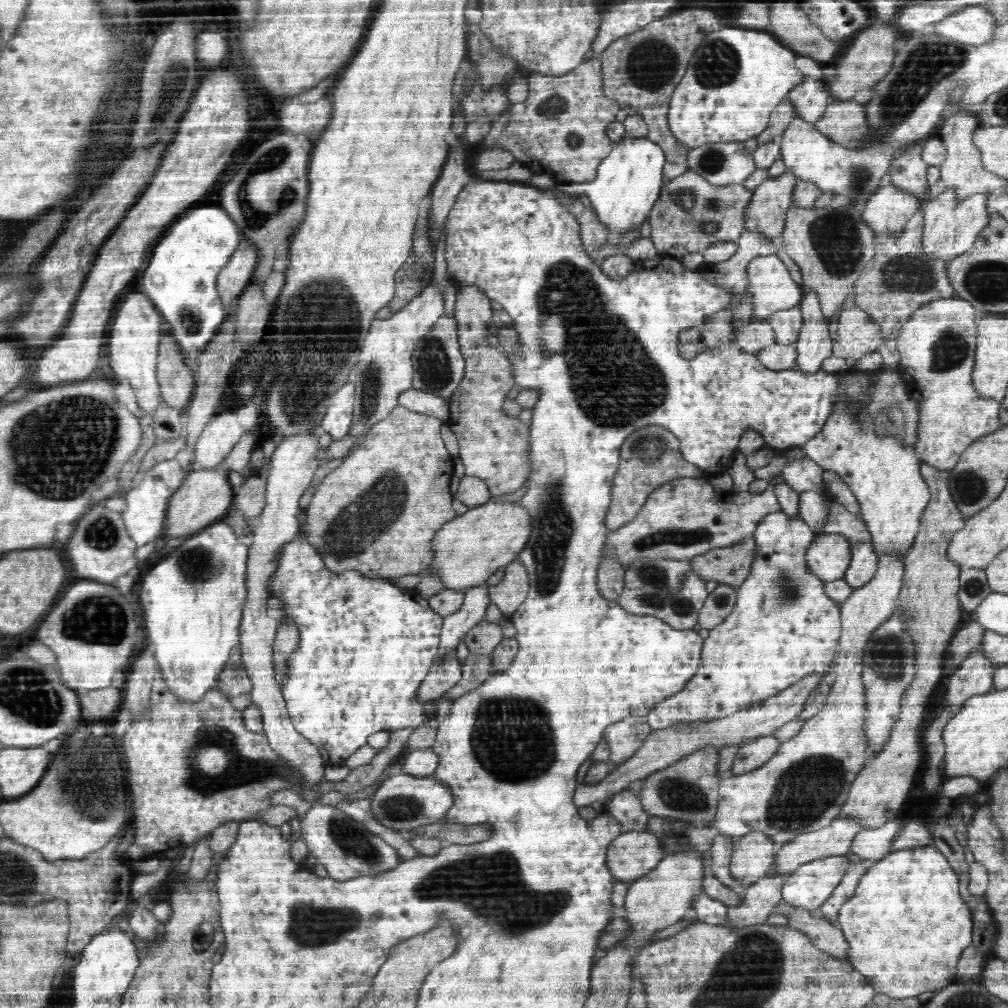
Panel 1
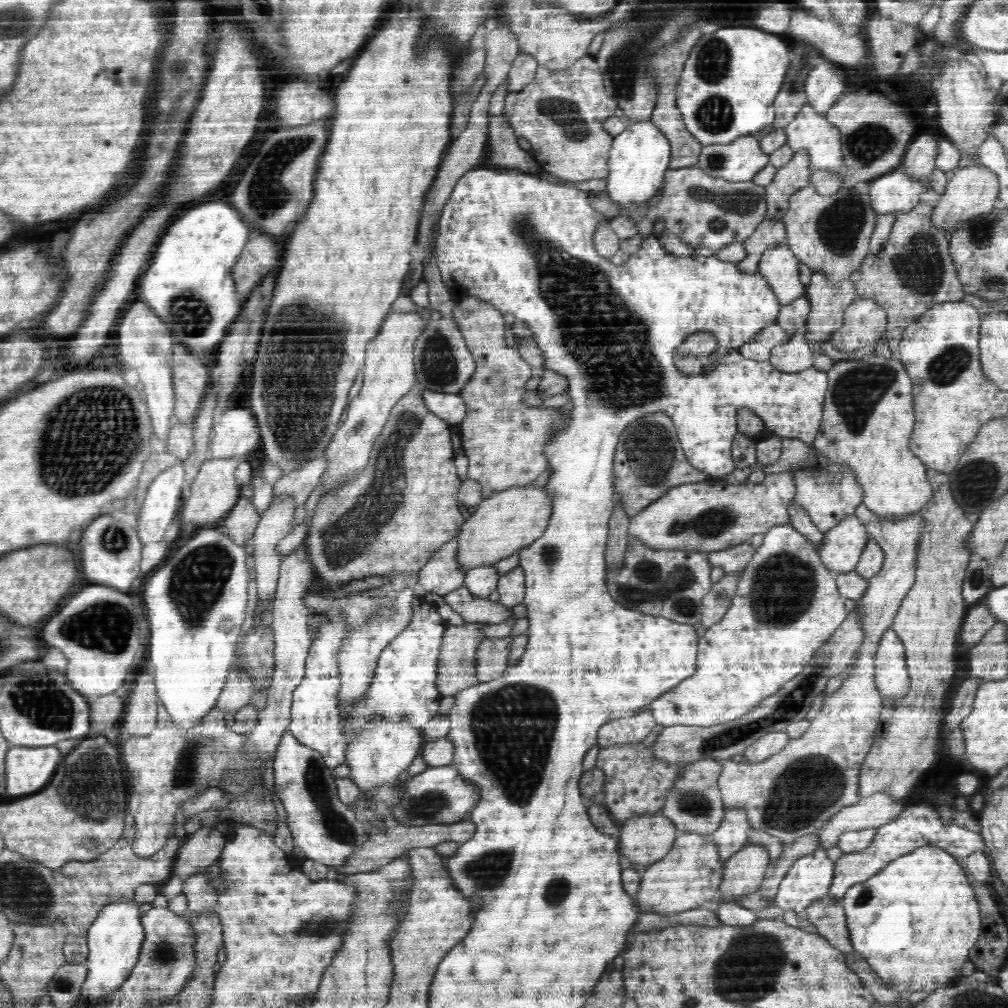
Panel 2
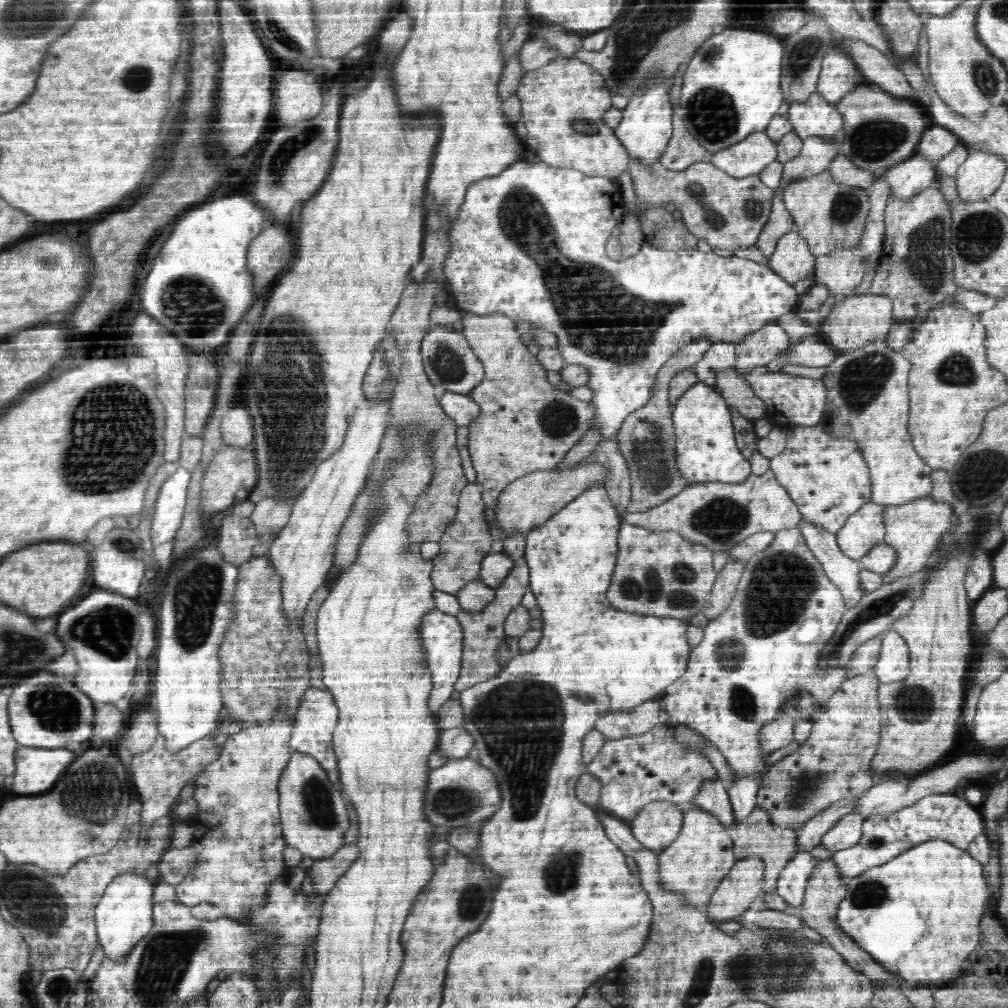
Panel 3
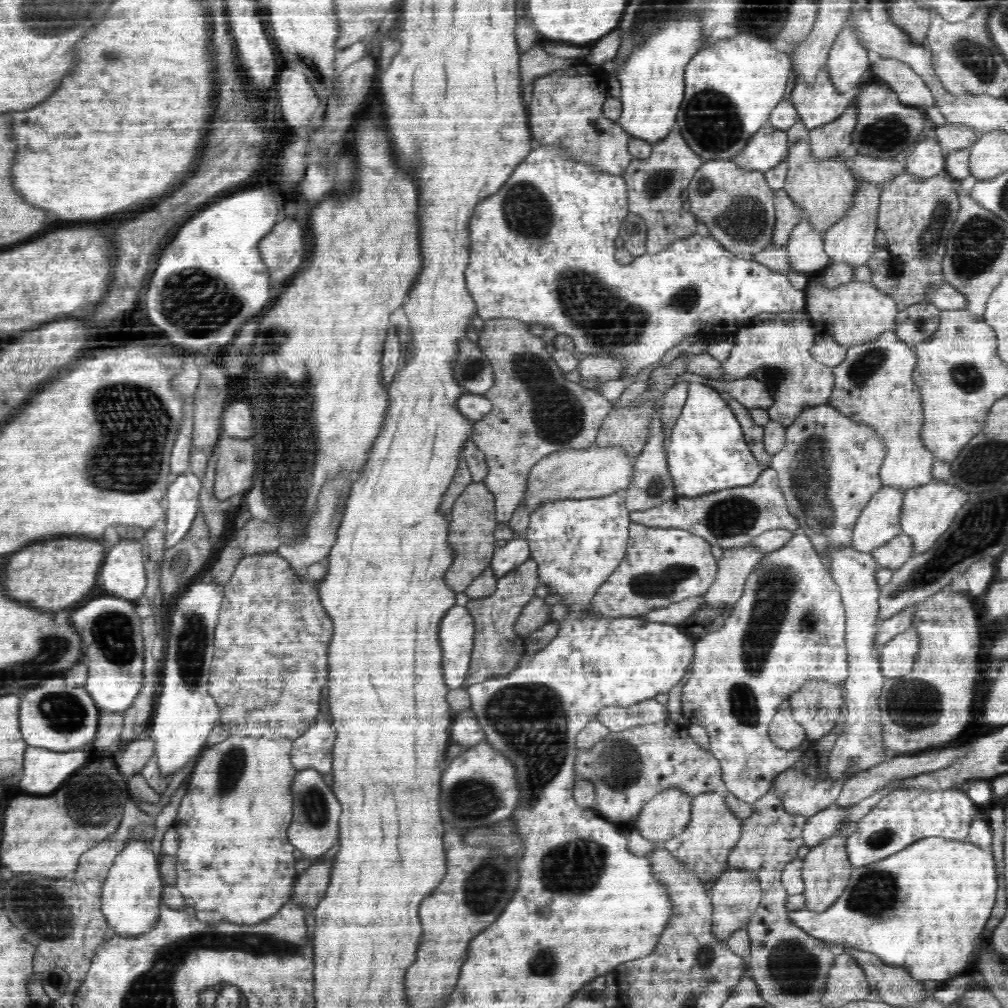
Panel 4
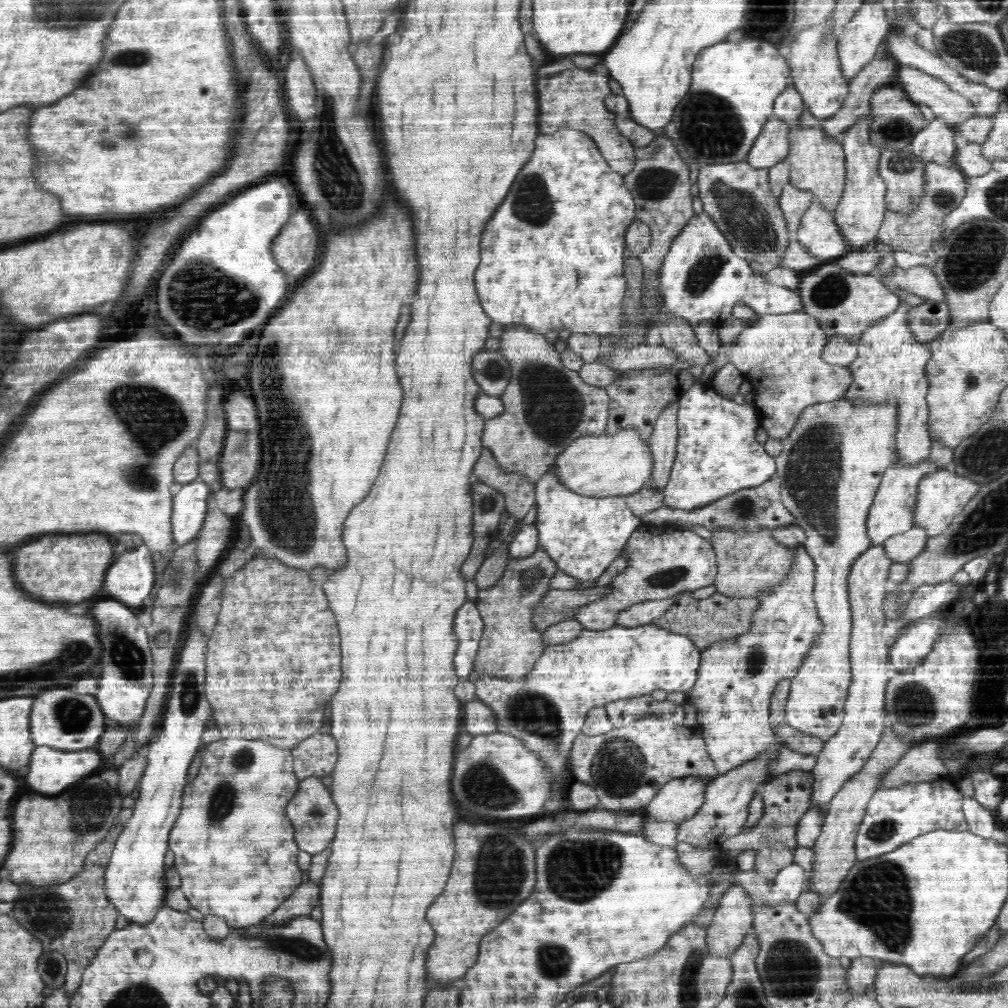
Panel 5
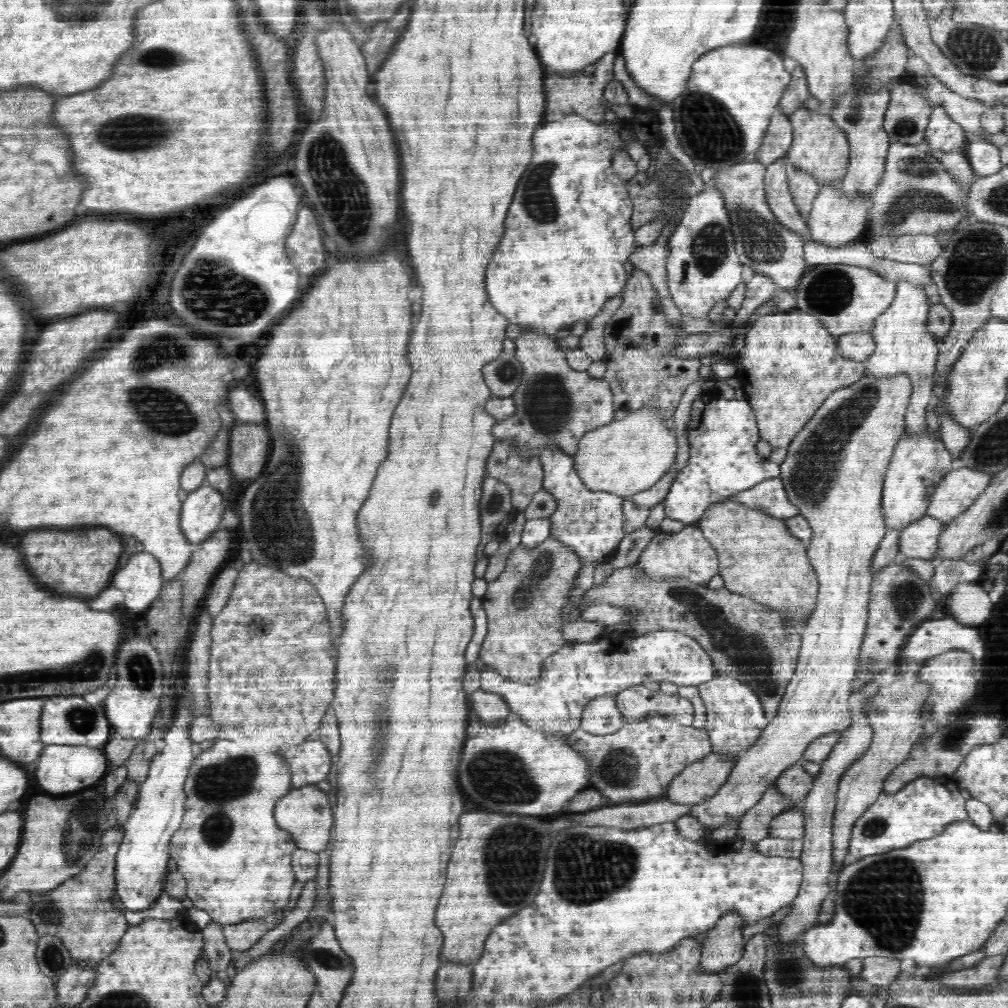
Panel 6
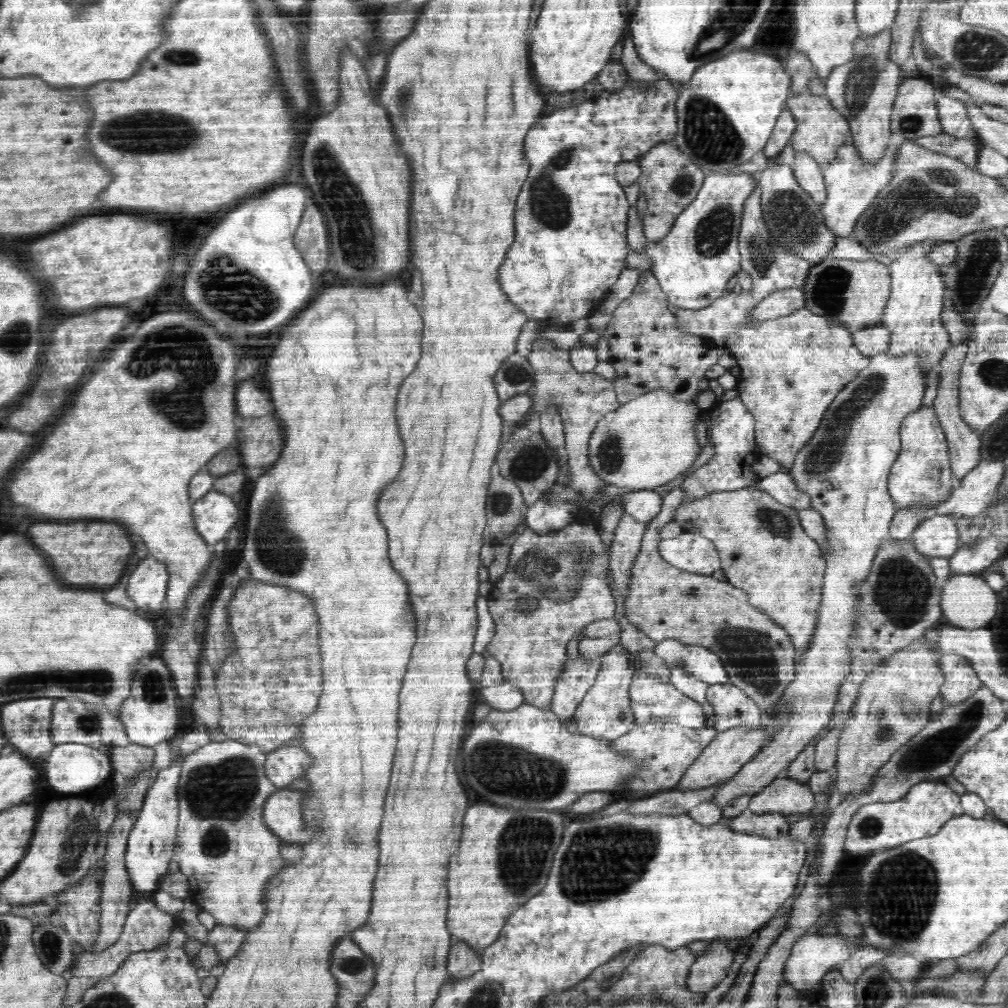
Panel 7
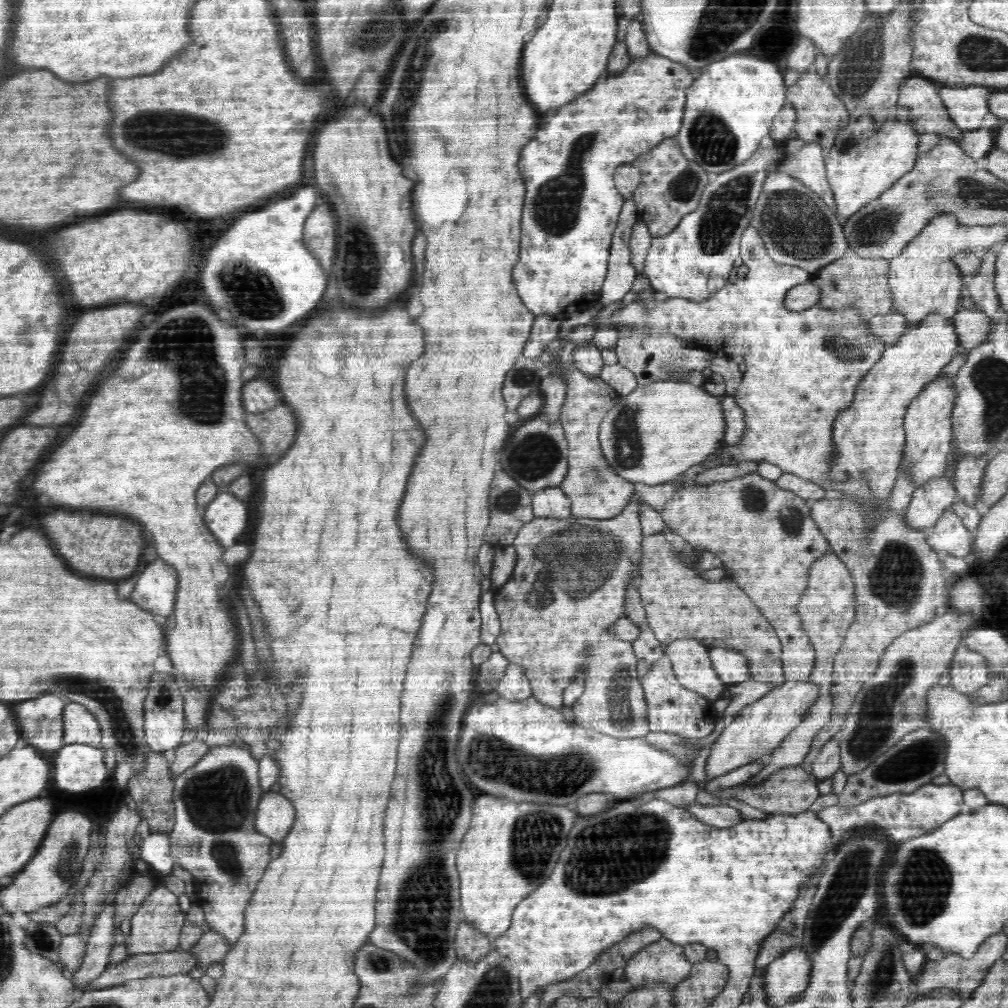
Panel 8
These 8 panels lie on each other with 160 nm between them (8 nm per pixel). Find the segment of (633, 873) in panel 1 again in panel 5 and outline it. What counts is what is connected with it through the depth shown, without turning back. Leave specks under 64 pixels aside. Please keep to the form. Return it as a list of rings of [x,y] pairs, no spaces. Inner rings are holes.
[[[684,776],[664,784],[645,806],[646,820],[672,821],[676,824],[694,816],[704,802],[707,784],[712,778]]]

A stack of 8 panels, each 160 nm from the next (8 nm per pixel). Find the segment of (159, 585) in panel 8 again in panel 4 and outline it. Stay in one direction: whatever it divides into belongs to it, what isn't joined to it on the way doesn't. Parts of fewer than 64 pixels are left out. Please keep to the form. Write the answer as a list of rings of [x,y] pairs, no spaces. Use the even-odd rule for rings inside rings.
[[[120,540],[100,568],[98,584],[112,596],[136,600],[146,588],[146,570],[142,563],[141,540]]]

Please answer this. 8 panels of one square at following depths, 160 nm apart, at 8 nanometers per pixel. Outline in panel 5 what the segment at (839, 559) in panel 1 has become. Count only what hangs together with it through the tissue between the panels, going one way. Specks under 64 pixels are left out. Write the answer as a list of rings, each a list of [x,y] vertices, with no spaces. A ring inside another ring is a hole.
[[[930,460],[908,465],[899,464],[896,461],[886,468],[868,513],[867,535],[871,540],[871,546],[883,544],[887,538],[913,528],[919,482],[924,476],[938,470],[940,470],[939,464],[935,464]]]

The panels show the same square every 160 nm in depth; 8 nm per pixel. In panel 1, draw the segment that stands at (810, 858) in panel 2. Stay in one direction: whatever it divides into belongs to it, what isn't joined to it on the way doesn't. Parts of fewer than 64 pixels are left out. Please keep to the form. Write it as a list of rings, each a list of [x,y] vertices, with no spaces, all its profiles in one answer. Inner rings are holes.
[[[836,855],[800,865],[782,886],[783,901],[816,913],[832,896],[852,864],[848,856]]]

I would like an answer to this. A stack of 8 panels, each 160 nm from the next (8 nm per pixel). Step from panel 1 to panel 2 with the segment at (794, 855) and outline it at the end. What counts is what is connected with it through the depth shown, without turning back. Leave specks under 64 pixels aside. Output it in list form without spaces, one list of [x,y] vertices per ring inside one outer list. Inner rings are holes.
[[[876,792],[872,796],[866,796],[838,811],[827,821],[818,835],[819,848],[834,848],[842,836],[842,832],[848,830],[866,830],[877,828],[894,820],[905,807],[903,799],[892,798],[887,792]]]

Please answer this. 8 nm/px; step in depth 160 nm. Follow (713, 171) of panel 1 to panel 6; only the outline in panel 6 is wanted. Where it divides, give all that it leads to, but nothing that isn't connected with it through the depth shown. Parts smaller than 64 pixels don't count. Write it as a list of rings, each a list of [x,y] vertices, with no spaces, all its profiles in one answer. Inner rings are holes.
[[[778,110],[771,116],[766,136],[755,152],[755,160],[768,166],[782,158],[793,141],[793,126],[789,115]]]

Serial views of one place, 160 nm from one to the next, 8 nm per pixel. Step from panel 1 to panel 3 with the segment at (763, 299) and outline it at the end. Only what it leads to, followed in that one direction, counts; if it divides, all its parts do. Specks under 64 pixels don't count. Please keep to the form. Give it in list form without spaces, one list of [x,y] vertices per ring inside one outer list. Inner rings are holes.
[[[794,229],[778,241],[766,265],[794,285],[814,272],[815,262],[816,256],[811,253],[807,241]]]

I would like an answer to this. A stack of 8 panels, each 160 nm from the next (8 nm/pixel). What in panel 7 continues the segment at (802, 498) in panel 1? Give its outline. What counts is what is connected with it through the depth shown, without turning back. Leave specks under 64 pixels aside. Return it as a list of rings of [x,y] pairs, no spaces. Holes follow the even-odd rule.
[[[887,352],[876,354],[870,358],[870,364],[859,372],[855,380],[846,384],[840,394],[828,408],[822,424],[808,444],[796,456],[796,464],[793,464],[788,472],[799,489],[811,497],[810,508],[816,509],[824,519],[826,527],[827,549],[823,550],[823,559],[827,561],[823,576],[821,590],[821,605],[817,612],[818,626],[814,629],[810,648],[799,656],[798,668],[795,668],[795,677],[786,687],[784,694],[779,698],[781,704],[790,706],[786,723],[774,734],[774,739],[766,743],[762,751],[756,753],[752,760],[748,761],[730,780],[727,780],[713,796],[713,801],[723,809],[736,800],[738,796],[756,795],[766,788],[770,782],[781,776],[790,762],[816,738],[832,720],[832,708],[836,704],[840,684],[850,672],[848,644],[853,632],[853,617],[856,616],[857,602],[860,595],[856,592],[858,581],[868,576],[876,552],[880,544],[889,538],[890,524],[896,514],[894,500],[888,492],[888,477],[891,466],[895,463],[902,450],[900,429],[905,417],[909,413],[922,408],[922,400],[927,388],[926,372],[923,372],[919,362],[918,352],[906,352],[901,356],[892,356]]]

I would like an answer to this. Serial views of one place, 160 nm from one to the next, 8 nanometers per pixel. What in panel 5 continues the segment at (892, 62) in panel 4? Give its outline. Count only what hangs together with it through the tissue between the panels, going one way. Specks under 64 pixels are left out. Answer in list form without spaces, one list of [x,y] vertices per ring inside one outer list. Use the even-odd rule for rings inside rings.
[[[900,65],[897,72],[898,82],[907,92],[907,97],[914,103],[926,104],[936,117],[946,123],[959,125],[976,116],[973,102],[966,96],[960,96],[948,85],[935,76],[930,76],[914,67]]]

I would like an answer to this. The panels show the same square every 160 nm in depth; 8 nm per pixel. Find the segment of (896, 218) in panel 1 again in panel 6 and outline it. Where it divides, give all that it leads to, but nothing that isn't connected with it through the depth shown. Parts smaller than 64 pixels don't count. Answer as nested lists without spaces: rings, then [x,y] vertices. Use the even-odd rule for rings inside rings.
[[[932,105],[932,109],[925,130],[926,140],[921,144],[924,150],[930,153],[932,150],[952,152],[969,142],[964,135],[965,130],[943,111],[941,105]]]

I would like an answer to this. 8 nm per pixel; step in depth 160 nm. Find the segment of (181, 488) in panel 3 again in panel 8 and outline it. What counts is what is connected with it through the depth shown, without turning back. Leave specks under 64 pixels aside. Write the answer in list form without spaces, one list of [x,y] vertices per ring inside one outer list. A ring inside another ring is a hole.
[[[218,492],[205,506],[204,522],[215,539],[224,546],[232,546],[248,526],[248,506],[228,492]]]

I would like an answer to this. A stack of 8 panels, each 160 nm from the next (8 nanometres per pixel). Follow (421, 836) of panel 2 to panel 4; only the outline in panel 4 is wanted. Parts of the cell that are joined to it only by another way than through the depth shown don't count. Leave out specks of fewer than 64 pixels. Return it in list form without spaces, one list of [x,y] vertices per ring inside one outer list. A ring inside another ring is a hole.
[[[316,860],[308,870],[298,875],[291,899],[306,912],[314,912],[317,904],[324,899],[332,873],[332,860]]]

